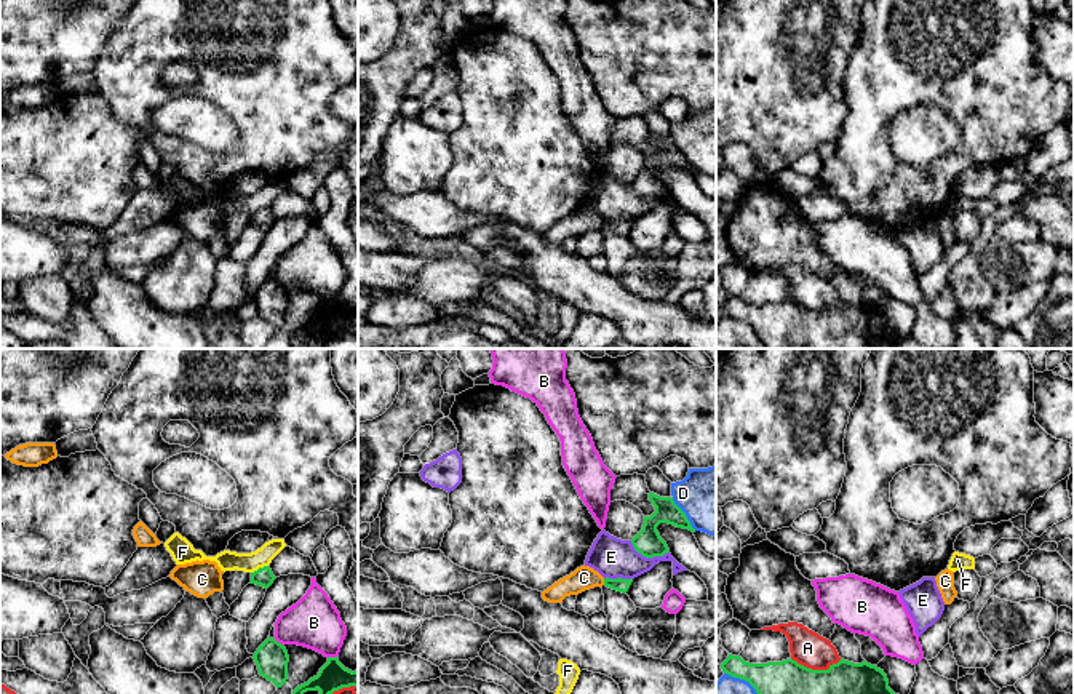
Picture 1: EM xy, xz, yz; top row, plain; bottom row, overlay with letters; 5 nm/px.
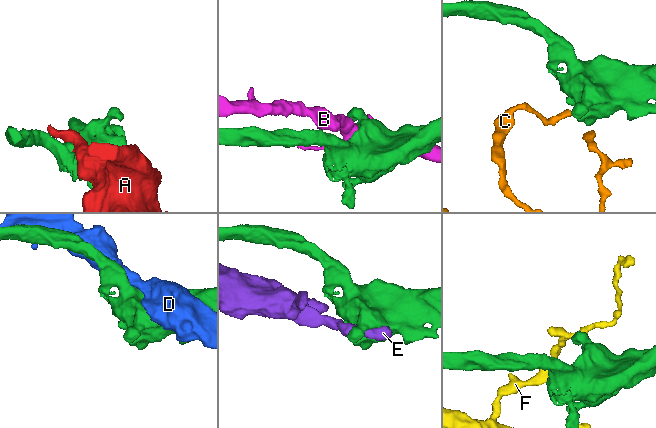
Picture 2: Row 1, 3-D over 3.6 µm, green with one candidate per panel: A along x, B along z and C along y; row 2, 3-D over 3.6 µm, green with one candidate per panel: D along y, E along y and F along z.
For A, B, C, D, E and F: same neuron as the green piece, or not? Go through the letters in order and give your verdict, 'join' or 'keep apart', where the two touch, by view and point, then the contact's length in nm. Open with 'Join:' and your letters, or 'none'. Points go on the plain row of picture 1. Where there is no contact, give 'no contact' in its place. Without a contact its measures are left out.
Join: none
A: keep apart; meets green in yz at (817, 312); contact 260 nm long
B: keep apart; meets green in xy at (333, 299); contact 50 nm long
C: keep apart; meets green in xz at (604, 224); contact 30 nm long
D: keep apart; meets green in xz at (684, 155); contact 200 nm long
E: keep apart; meets green in xz at (648, 199); contact 200 nm long
F: keep apart; meets green in xy at (259, 210); contact 100 nm long

